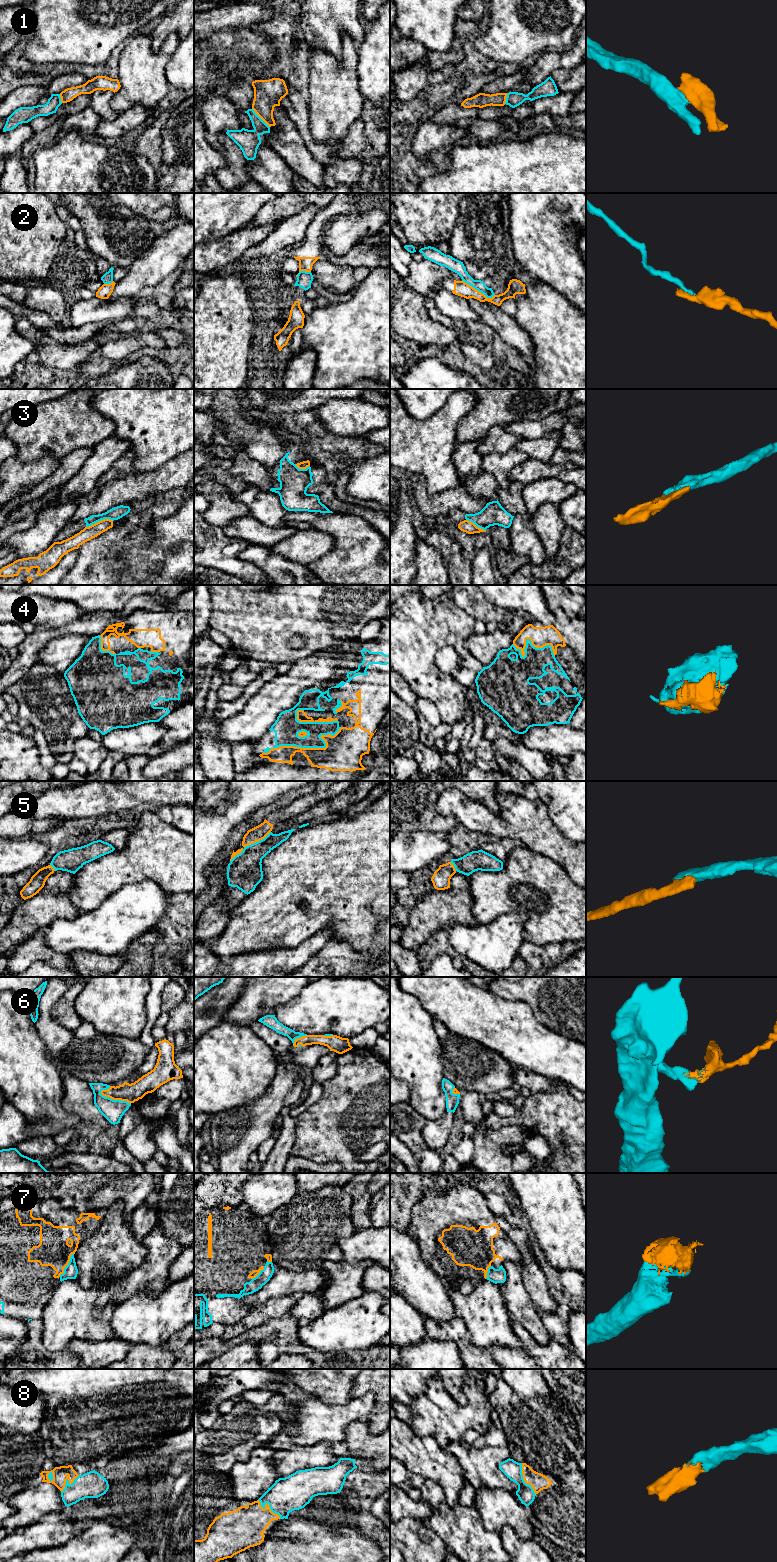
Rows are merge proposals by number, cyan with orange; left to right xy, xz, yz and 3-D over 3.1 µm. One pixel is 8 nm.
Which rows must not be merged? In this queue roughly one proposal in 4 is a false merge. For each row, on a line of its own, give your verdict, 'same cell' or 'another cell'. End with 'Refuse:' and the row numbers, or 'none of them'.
1: another cell
2: another cell
3: another cell
4: same cell
5: same cell
6: same cell
7: same cell
8: same cell
Refuse: 1, 2, 3

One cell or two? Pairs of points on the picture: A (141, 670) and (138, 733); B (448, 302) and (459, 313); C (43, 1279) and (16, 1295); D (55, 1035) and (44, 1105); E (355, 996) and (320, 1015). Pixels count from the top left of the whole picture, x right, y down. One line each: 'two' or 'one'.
A: two
B: one
C: one
D: two
E: one

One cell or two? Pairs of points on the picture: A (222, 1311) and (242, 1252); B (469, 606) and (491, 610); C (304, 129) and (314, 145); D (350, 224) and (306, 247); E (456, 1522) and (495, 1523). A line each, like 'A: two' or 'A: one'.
A: one
B: one
C: one
D: two
E: two

